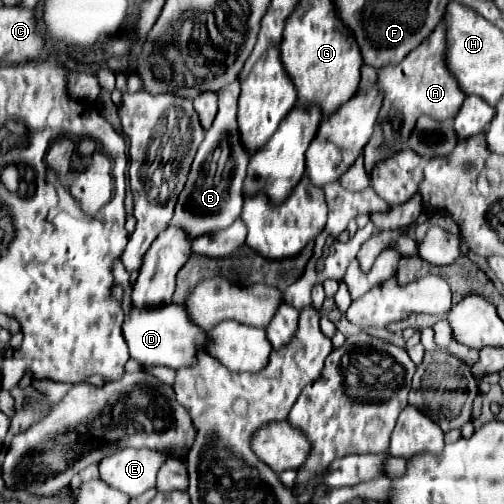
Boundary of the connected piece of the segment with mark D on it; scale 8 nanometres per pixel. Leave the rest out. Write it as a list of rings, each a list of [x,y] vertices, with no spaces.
[[[175,303],[143,311],[131,309],[129,317],[123,323],[123,337],[129,345],[129,355],[147,367],[151,365],[165,365],[171,369],[193,367],[199,351],[207,351],[209,345],[207,331],[195,325],[185,305]]]

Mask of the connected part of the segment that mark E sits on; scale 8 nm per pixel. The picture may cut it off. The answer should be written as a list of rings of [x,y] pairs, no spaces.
[[[121,449],[101,461],[101,479],[129,497],[139,497],[157,485],[157,473],[167,457],[157,449]]]

